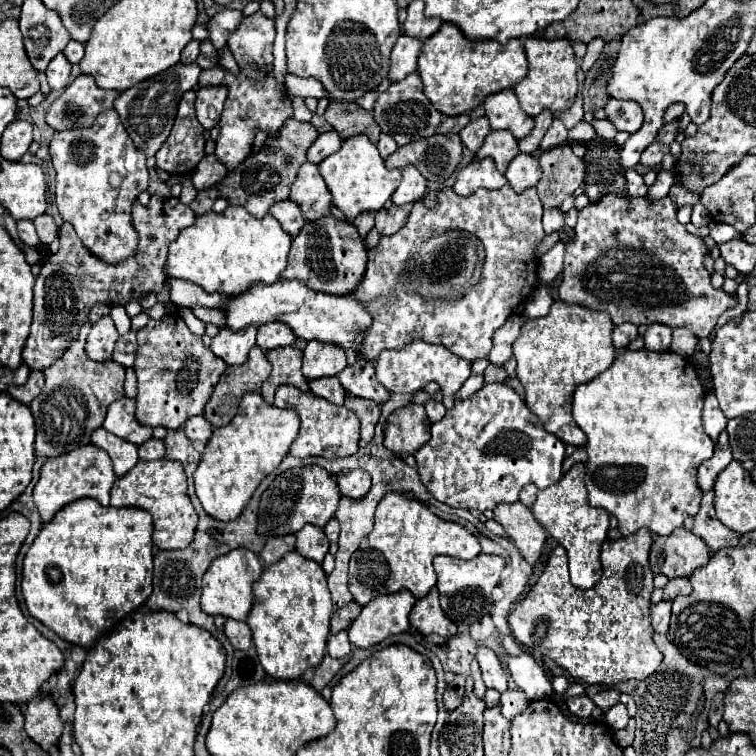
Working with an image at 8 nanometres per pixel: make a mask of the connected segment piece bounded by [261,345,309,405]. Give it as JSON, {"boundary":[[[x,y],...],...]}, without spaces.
{"boundary":[[[289,345],[289,347],[277,347],[267,351],[267,359],[273,365],[273,371],[269,375],[269,379],[263,383],[261,387],[261,397],[271,405],[273,403],[273,395],[275,389],[279,385],[295,385],[301,391],[309,389],[307,379],[301,373],[301,349],[297,345]]]}

